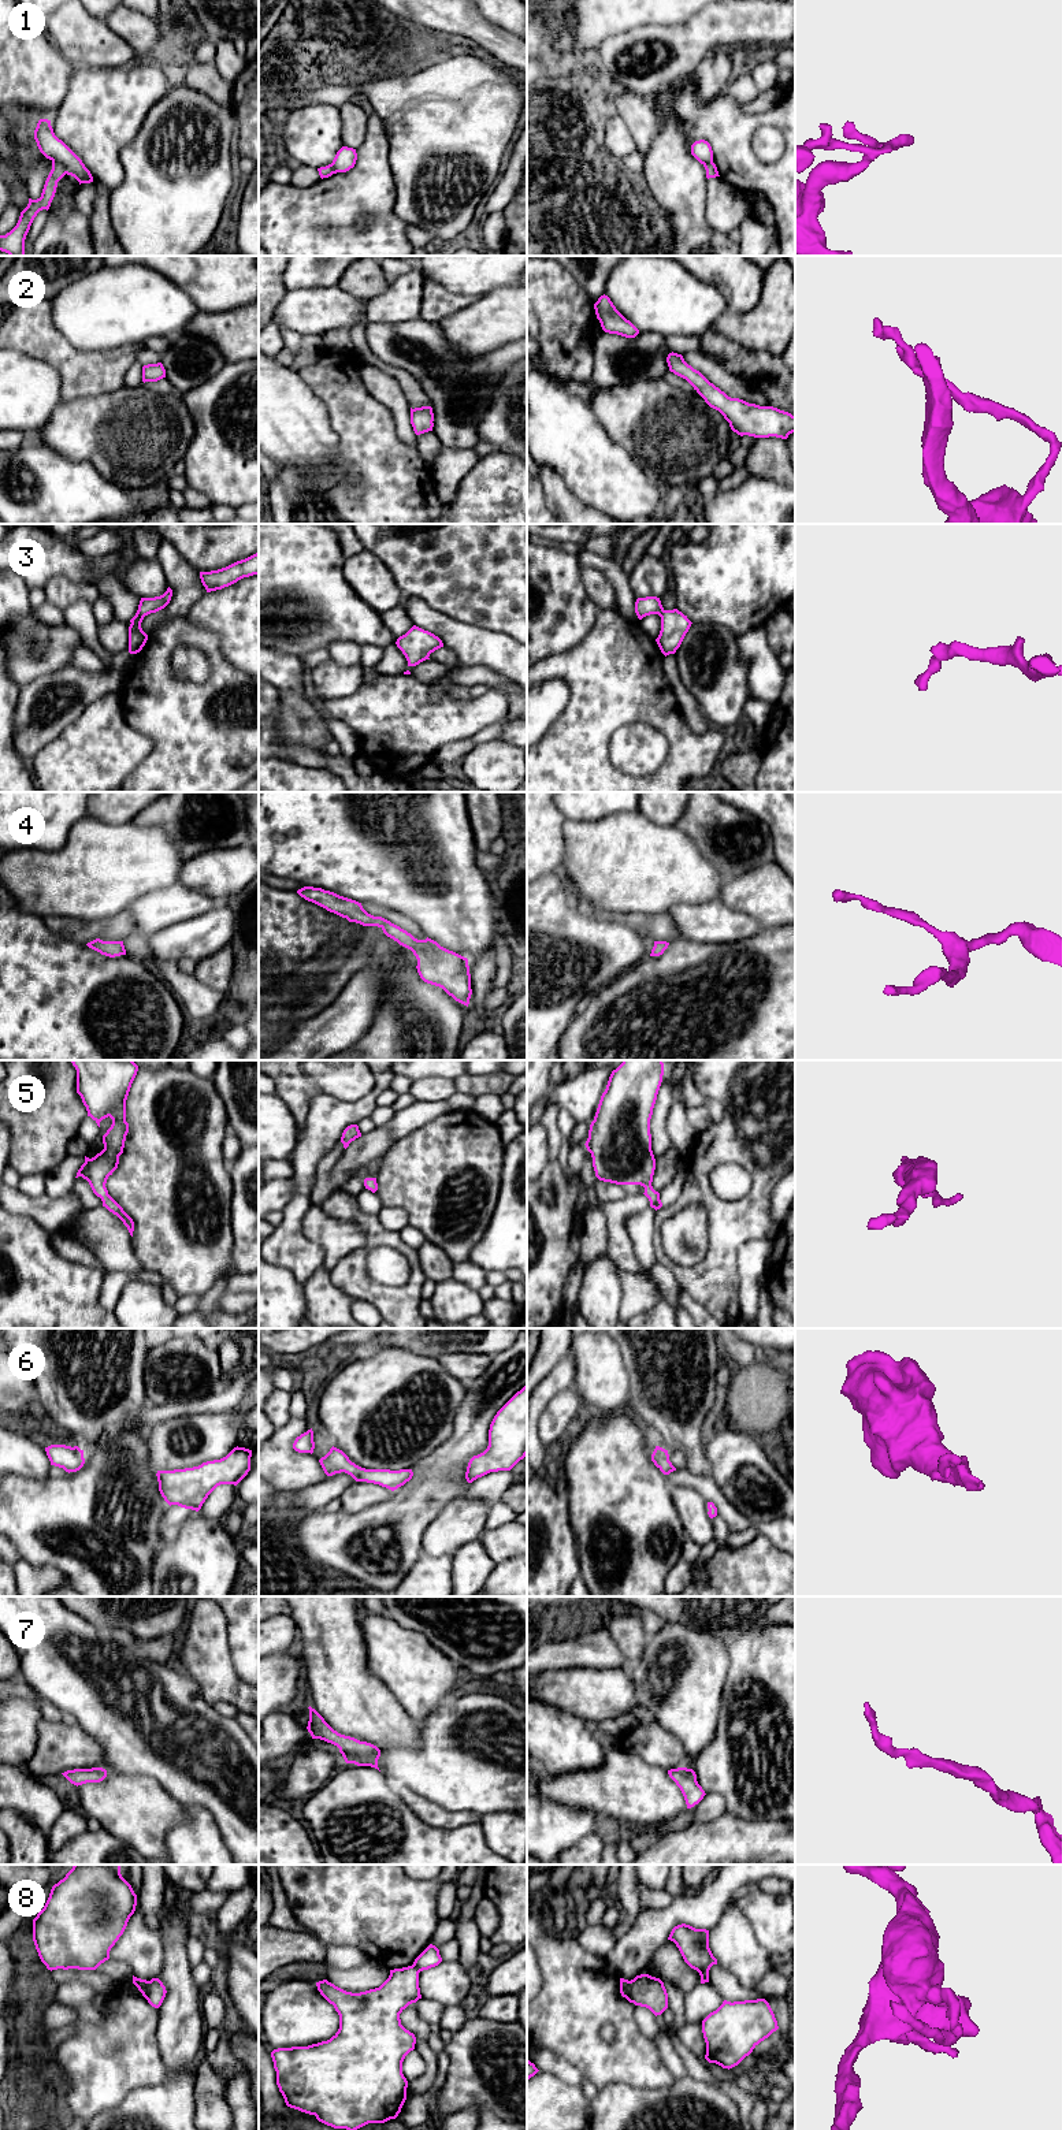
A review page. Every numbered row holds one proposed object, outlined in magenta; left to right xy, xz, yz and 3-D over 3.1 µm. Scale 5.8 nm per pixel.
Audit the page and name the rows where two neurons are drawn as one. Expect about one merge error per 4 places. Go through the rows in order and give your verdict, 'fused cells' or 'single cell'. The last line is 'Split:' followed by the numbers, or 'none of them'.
1: fused cells
2: single cell
3: single cell
4: single cell
5: single cell
6: single cell
7: single cell
8: fused cells
Split: 1, 8

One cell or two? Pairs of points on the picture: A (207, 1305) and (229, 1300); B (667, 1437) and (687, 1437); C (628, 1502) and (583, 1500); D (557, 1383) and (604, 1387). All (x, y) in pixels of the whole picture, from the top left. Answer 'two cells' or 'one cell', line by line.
A: two cells
B: one cell
C: one cell
D: two cells

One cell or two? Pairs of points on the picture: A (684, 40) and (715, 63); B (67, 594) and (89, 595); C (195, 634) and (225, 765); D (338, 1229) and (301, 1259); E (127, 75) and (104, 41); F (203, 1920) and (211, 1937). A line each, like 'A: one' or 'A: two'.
A: two
B: one
C: one
D: two
E: two
F: one

